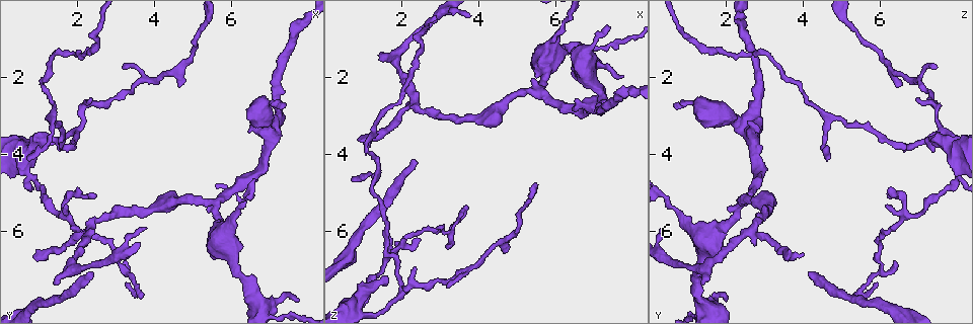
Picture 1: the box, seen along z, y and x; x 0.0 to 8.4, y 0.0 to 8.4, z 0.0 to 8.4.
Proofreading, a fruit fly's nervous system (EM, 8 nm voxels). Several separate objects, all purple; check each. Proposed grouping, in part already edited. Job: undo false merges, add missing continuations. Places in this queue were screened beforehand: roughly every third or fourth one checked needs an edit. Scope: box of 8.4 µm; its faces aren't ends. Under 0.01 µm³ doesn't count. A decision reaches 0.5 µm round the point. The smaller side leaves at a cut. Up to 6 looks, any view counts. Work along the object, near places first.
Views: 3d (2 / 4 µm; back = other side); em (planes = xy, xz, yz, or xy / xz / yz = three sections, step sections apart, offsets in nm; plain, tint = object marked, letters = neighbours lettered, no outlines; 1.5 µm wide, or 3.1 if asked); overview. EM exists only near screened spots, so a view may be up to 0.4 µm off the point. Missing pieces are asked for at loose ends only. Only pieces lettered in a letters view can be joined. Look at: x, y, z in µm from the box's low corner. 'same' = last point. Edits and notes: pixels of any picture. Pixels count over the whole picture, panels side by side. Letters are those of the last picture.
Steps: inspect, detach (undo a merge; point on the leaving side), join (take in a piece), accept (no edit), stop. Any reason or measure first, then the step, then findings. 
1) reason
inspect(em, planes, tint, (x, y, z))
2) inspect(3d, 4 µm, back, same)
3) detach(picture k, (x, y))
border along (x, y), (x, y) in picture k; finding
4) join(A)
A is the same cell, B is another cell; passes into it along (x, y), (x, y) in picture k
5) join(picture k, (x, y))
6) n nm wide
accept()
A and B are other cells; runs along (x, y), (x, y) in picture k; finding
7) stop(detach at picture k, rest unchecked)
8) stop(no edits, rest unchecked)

free end
inspect(3d, 4 µm, (1.45, 7.40, 1.50))

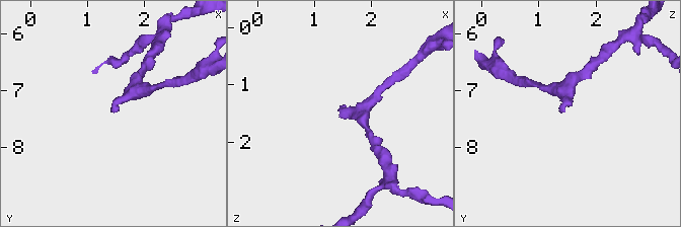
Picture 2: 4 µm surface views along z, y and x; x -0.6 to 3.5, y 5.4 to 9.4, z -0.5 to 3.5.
need the tissue
inspect(em, planes, tint, (1.45, 7.40, 1.50))

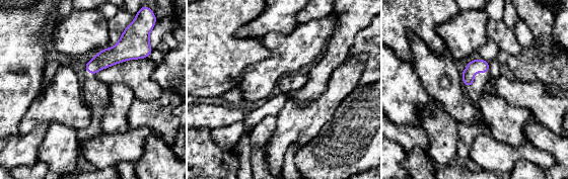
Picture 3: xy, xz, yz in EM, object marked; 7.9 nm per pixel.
inspect(em, planes, letters, same)

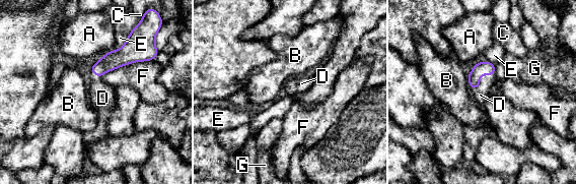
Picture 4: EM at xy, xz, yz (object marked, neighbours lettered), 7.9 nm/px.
F touches over 440 nm
join(D)
D is the same cell, A, B, C, E, F and G are other cells; the cell continues

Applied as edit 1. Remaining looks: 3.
end of a long branch
inspect(3d, 4 µm, (2.25, 7.15, 4.20))

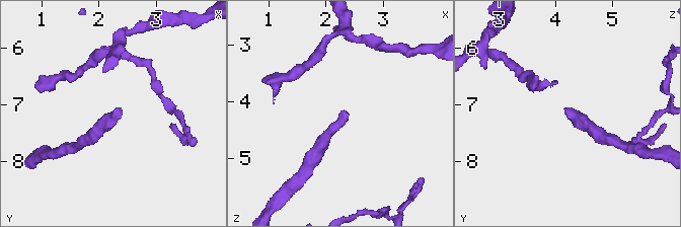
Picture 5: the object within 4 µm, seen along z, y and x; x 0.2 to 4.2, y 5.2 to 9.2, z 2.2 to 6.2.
now the EM
inspect(em, planes, letters, (2.25, 7.05, 4.20))

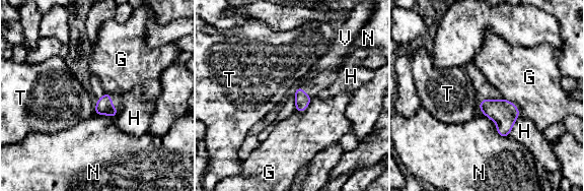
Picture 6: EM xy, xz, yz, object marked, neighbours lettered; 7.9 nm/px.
join(V)
V is the same cell, G, H, N and T are other cells; passes into it along (302, 101), (300, 87), (322, 65) in picture 6; the cell continues

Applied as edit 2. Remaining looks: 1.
stop(join at picture 4, join at picture 6, rest unchecked)

